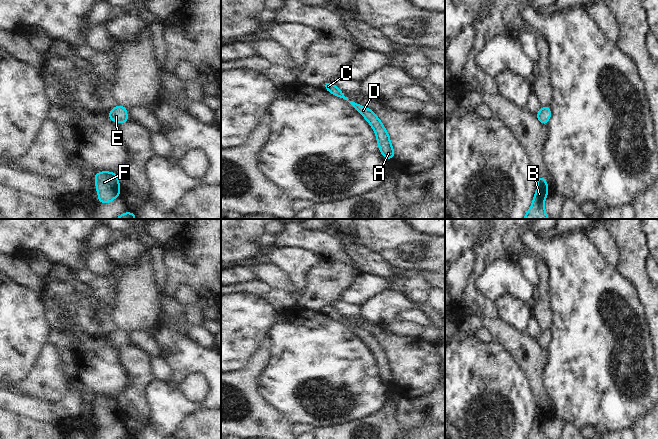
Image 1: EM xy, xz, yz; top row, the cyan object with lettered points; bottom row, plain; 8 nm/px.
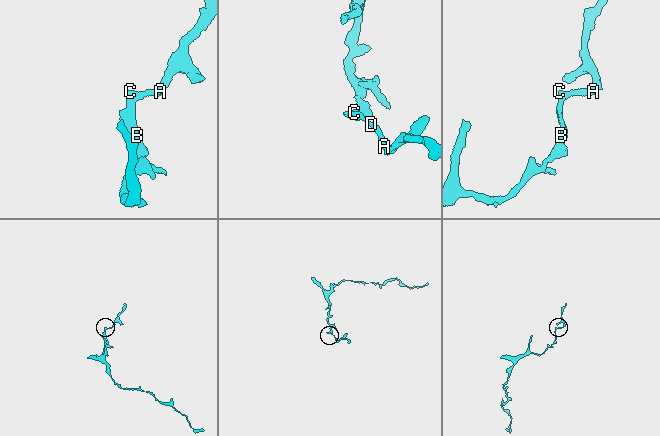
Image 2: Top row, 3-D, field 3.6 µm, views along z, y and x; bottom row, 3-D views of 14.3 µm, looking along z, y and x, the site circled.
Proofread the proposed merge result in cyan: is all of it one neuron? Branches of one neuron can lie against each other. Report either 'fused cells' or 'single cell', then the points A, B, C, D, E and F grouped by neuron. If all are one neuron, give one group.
single cell; groups A B C D E F

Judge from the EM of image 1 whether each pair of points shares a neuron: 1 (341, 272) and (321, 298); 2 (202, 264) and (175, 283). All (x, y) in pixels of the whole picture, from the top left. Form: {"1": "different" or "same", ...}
{"1": "same", "2": "same"}

